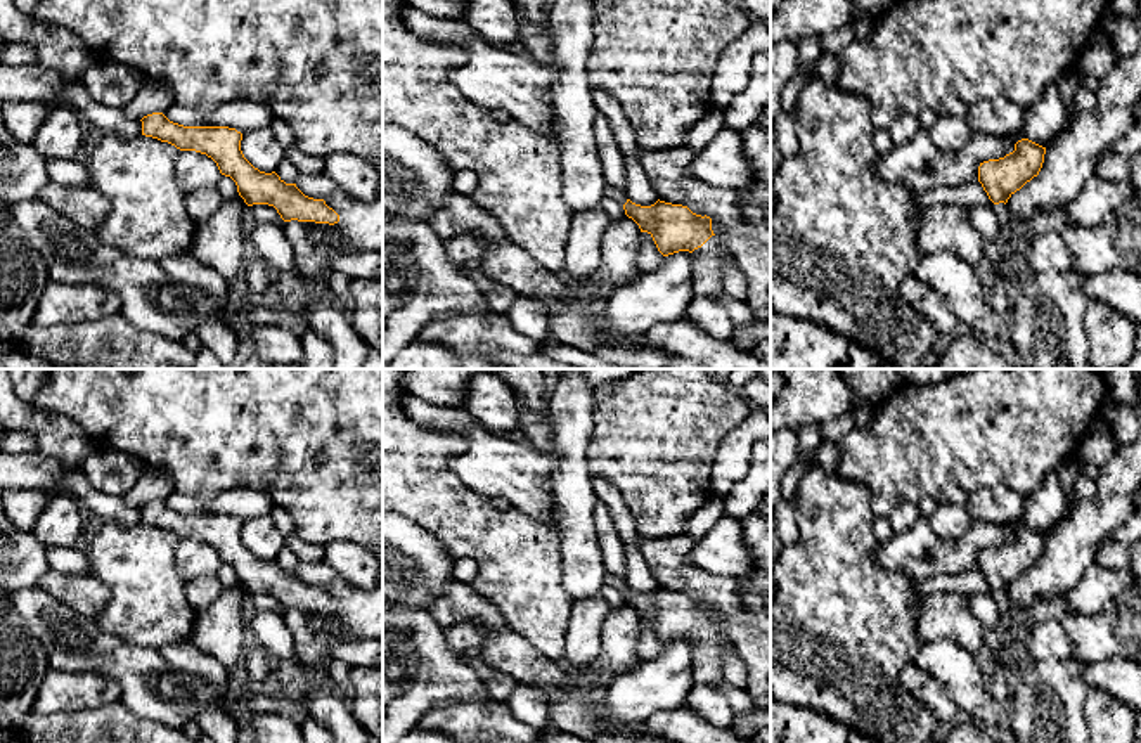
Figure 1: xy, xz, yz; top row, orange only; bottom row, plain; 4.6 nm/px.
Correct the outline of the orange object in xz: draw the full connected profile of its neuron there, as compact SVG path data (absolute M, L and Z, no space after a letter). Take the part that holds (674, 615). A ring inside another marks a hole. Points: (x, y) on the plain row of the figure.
M627 587L625 603L648 620L663 644L689 639L694 651L694 684L724 679L724 651L736 651L725 630L712 618L712 606L687 594L656 589L641 594Z

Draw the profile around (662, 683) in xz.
M689 639L663 644L658 656L641 660L639 667L606 688L606 715L599 733L630 733L653 714L679 708L694 686L694 651Z

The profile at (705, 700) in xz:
M694 684L686 705L715 727L729 729L734 720L731 705L713 684Z

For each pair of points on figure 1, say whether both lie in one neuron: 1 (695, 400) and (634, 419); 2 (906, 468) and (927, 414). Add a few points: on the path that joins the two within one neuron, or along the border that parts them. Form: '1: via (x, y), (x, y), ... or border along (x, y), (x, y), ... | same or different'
1: via (679, 414), (669, 419), (650, 419) | same
2: via (906, 454), (927, 433), (927, 428) | same

